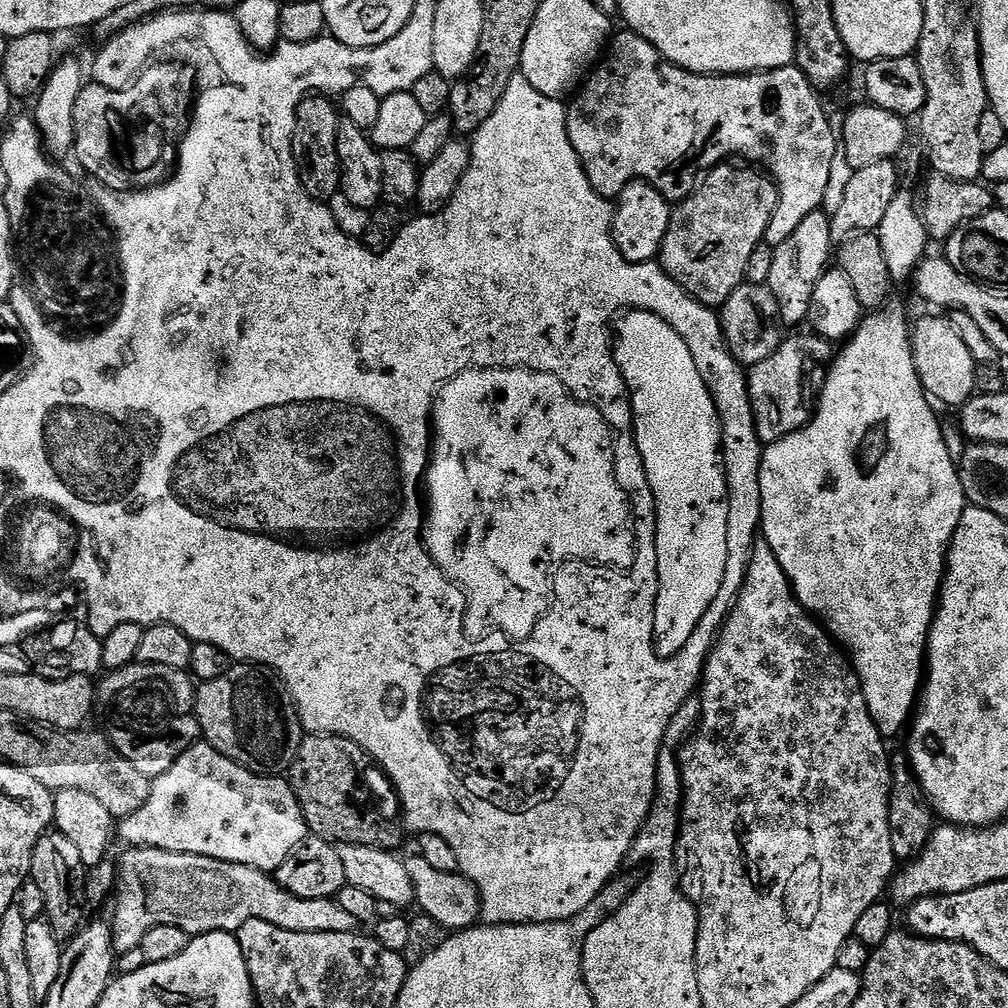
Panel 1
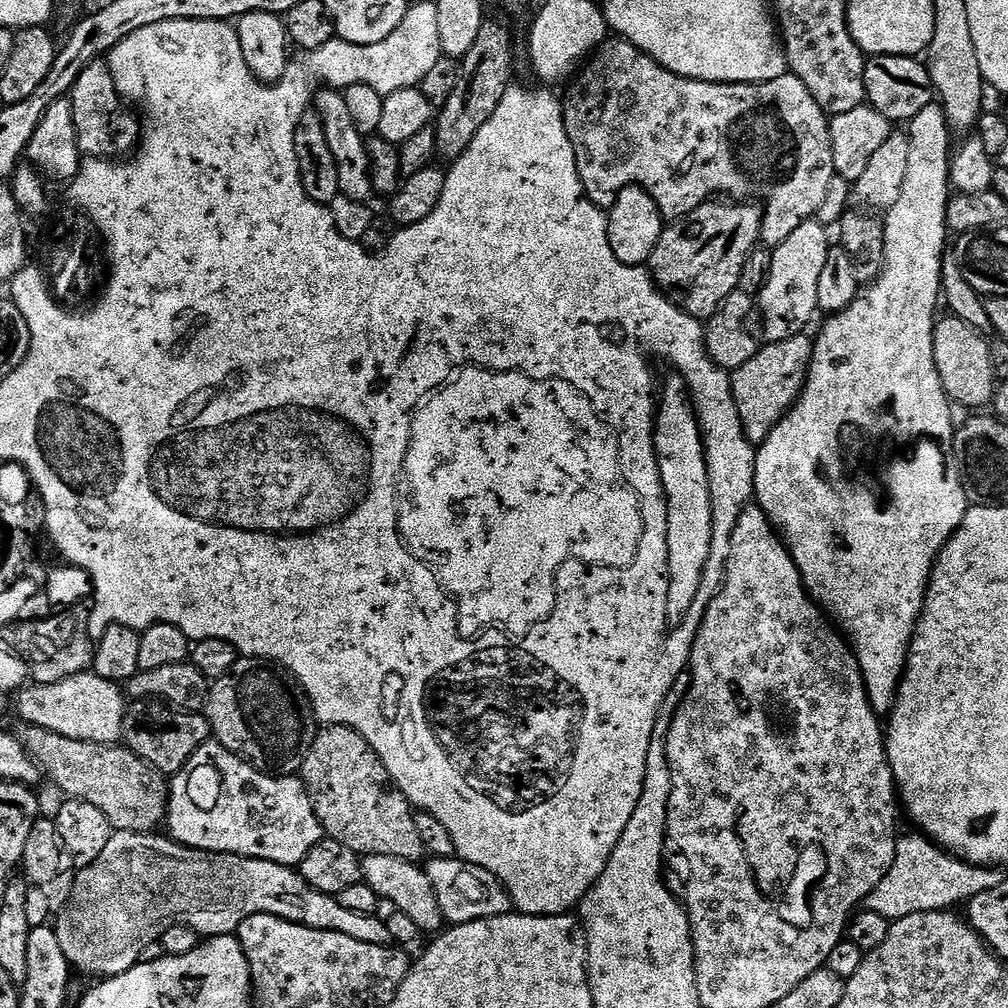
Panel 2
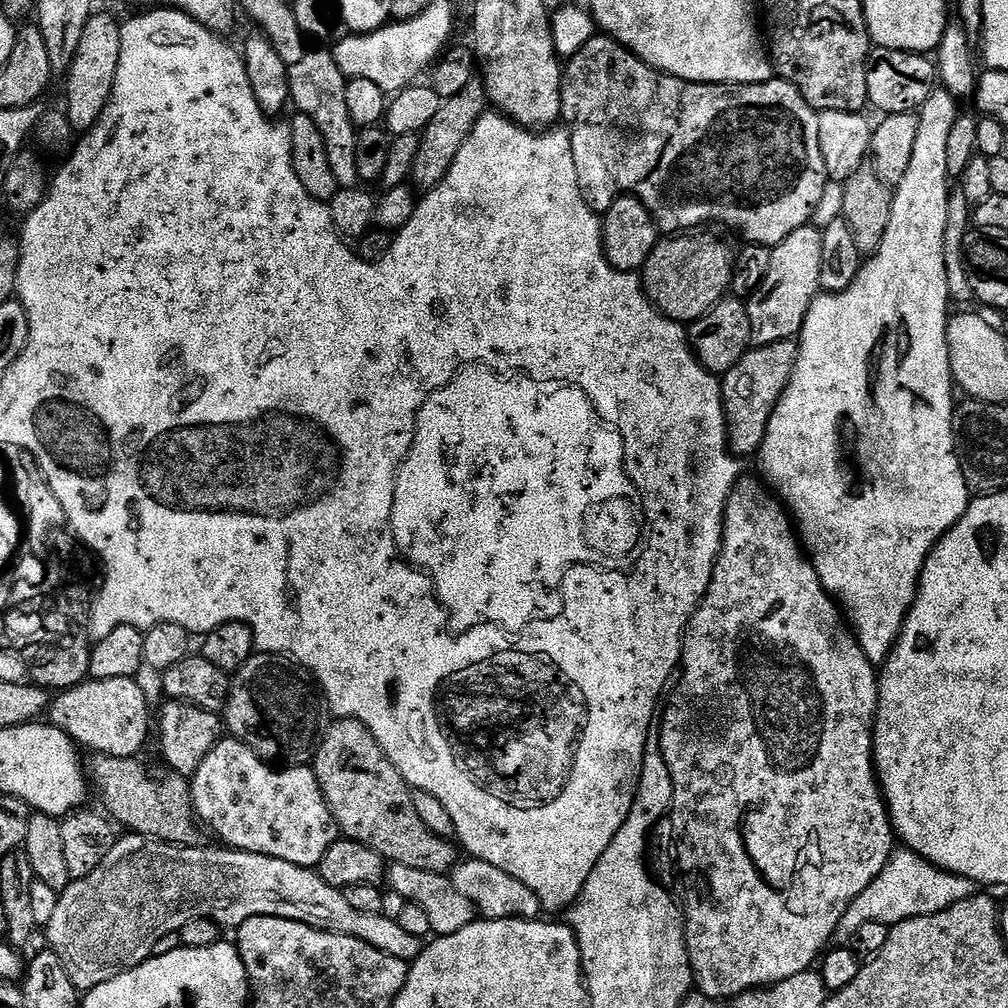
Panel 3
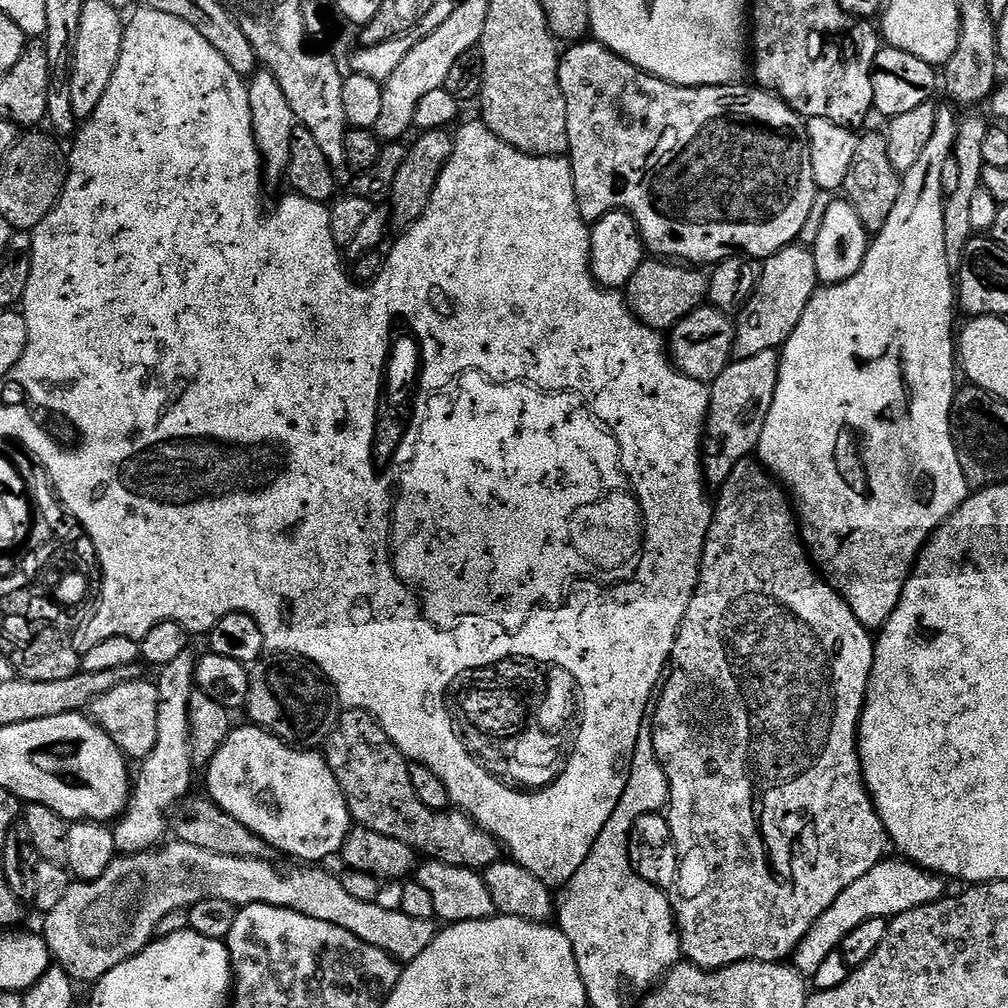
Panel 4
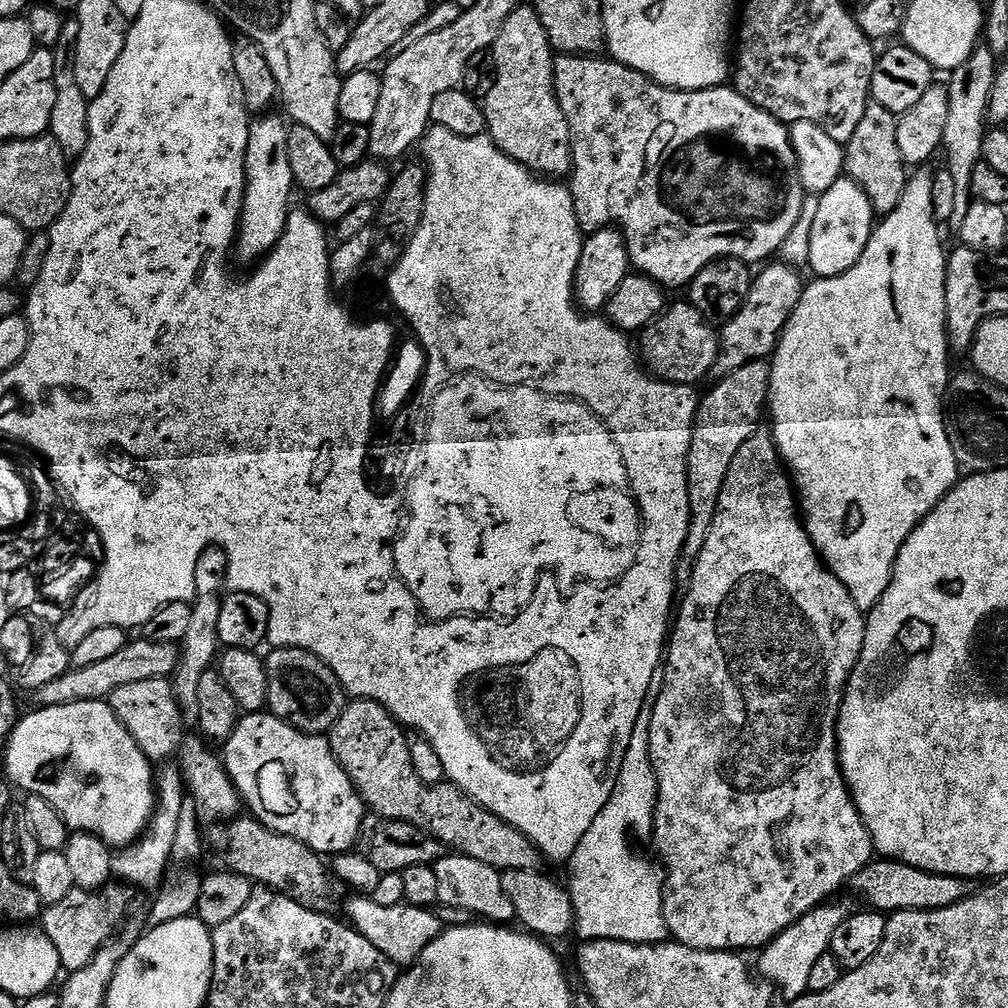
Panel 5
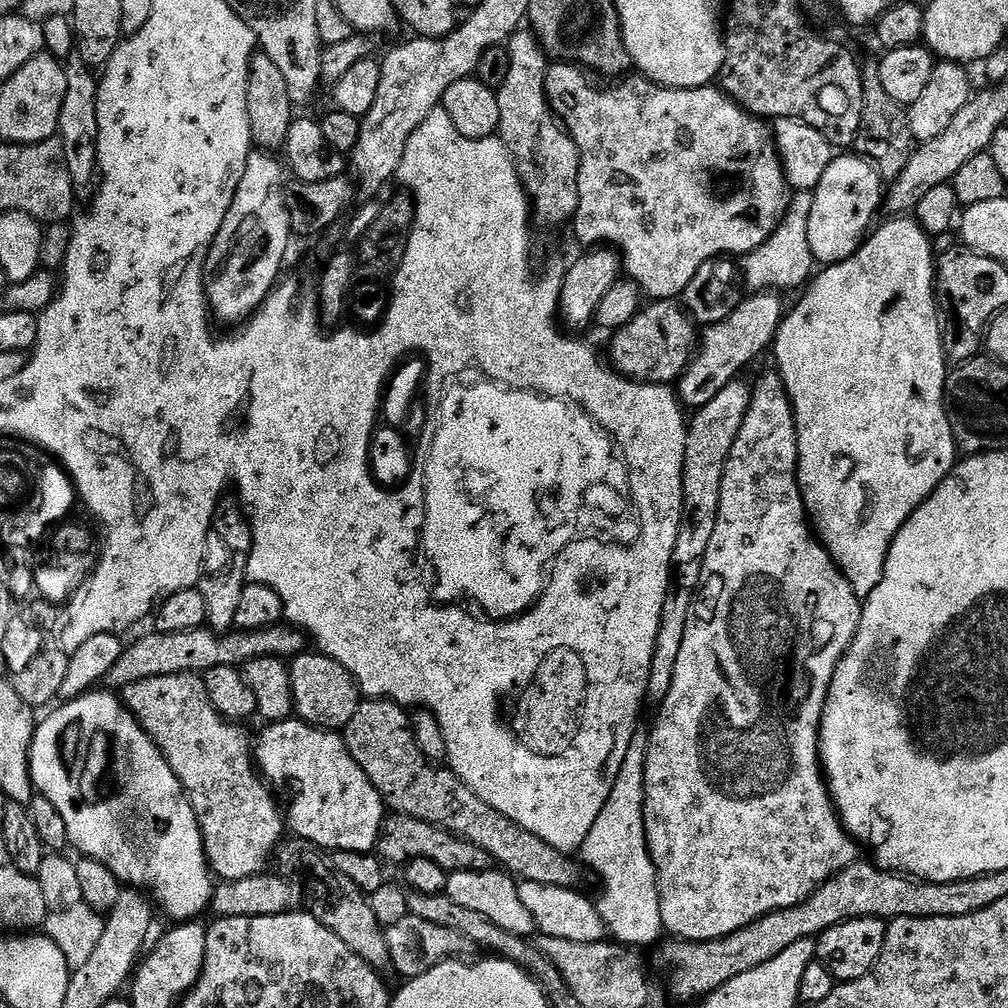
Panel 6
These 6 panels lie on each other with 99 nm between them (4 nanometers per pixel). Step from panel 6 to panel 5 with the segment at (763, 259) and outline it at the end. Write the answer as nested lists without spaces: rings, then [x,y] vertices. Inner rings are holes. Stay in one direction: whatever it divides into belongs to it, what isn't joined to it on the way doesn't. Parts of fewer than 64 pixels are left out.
[[[797,120],[791,125],[792,145],[796,151],[796,156],[800,160],[800,180],[804,183],[805,195],[804,209],[794,226],[790,230],[790,236],[786,238],[782,249],[783,263],[789,266],[802,266],[808,264],[810,258],[811,231],[813,229],[814,218],[817,217],[820,196],[816,194],[824,193],[833,186],[836,180],[843,177],[846,172],[846,152],[845,149],[822,126],[818,126],[809,120]]]

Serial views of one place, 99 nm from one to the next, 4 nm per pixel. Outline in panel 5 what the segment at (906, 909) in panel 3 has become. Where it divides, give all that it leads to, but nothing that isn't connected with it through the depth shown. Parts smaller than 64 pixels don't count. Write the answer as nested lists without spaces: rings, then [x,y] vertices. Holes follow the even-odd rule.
[[[821,906],[808,912],[759,953],[759,956],[761,955],[759,975],[779,991],[781,988],[784,991],[785,1001],[791,1002],[808,992],[810,973],[814,970],[814,965],[818,963],[818,958],[829,955],[834,930],[838,930],[838,926],[842,926],[846,918],[846,912],[842,909],[828,907]]]

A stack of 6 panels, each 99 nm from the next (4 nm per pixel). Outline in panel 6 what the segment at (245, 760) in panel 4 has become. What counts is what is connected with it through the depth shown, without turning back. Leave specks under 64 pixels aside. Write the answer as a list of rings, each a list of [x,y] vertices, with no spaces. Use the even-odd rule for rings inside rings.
[[[289,718],[267,725],[268,729],[254,744],[254,756],[258,761],[259,771],[265,781],[273,782],[279,776],[285,776],[292,787],[292,813],[286,816],[297,837],[317,849],[332,852],[372,852],[380,839],[380,829],[386,819],[386,805],[380,792],[370,782],[366,770],[358,764],[344,744],[343,735],[339,731],[318,728],[299,718]]]

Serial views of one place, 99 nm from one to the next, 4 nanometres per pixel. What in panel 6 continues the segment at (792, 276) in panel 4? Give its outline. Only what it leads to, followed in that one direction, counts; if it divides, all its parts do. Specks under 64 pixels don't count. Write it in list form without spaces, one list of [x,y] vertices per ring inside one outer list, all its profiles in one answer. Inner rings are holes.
[[[760,290],[752,297],[741,299],[740,305],[722,322],[714,322],[703,329],[698,340],[698,351],[678,381],[678,395],[685,409],[706,406],[722,386],[739,377],[740,372],[755,356],[773,347],[780,322],[786,315],[786,304],[772,290]]]

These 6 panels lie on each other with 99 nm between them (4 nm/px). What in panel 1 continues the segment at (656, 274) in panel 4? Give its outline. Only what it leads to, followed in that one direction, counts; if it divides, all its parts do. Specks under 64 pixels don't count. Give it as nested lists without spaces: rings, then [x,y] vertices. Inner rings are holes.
[[[721,162],[712,171],[705,172],[702,179],[696,185],[696,191],[686,199],[679,201],[672,209],[672,217],[670,218],[670,226],[666,230],[666,238],[660,247],[658,263],[664,269],[664,273],[674,282],[678,282],[678,286],[682,286],[682,290],[686,290],[700,304],[713,310],[719,309],[725,302],[726,298],[730,298],[730,294],[734,294],[734,290],[738,290],[740,284],[745,283],[744,275],[746,274],[746,262],[750,262],[750,254],[754,251],[754,246],[758,246],[764,240],[766,230],[772,225],[772,215],[780,201],[780,195],[776,189],[776,181],[763,170],[757,170],[755,167],[735,168],[735,163]]]

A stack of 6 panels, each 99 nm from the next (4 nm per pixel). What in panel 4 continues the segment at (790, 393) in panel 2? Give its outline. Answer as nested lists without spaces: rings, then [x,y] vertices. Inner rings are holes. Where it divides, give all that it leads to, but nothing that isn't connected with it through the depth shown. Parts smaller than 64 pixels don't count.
[[[770,348],[750,357],[733,359],[726,370],[711,381],[708,422],[702,441],[704,478],[709,485],[724,484],[726,478],[730,478],[730,470],[755,453],[762,438],[762,426],[766,426],[766,414],[770,414],[770,402],[774,402],[779,369],[780,352]]]

